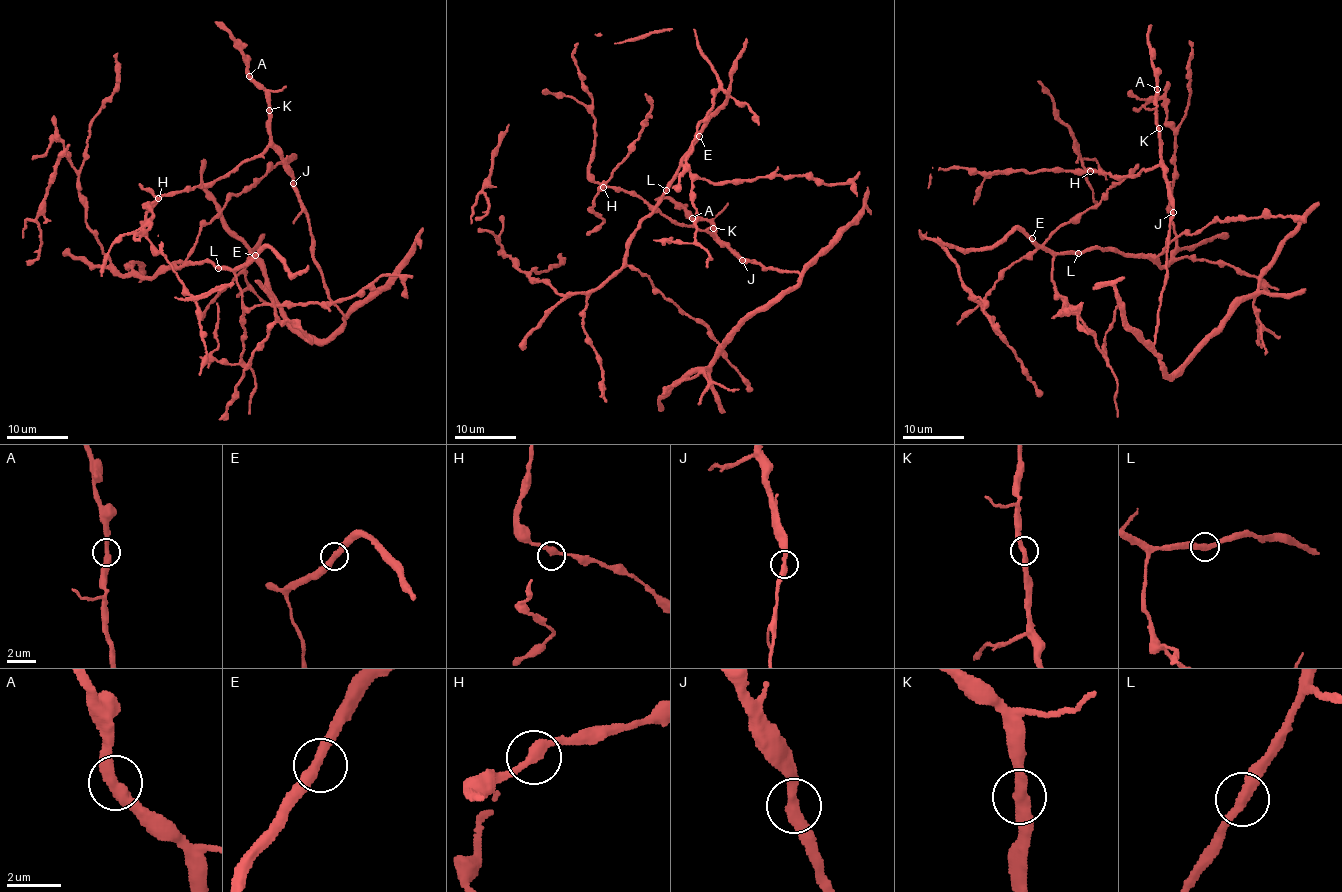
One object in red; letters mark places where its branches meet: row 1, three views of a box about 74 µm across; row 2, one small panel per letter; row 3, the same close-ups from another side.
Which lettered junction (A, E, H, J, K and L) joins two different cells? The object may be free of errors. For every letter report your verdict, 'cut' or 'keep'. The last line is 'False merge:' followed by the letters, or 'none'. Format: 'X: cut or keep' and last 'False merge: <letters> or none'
A: keep
E: keep
H: keep
J: keep
K: keep
L: keep
False merge: none

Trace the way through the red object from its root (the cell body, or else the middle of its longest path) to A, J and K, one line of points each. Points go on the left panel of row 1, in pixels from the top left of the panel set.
A: (367, 298), (345, 315), (329, 297), (313, 257), (309, 214), (293, 171), (272, 142), (267, 93), (249, 76)
J: (367, 298), (345, 315), (329, 297), (323, 273), (313, 257), (309, 214), (293, 183)
K: (367, 298), (345, 315), (329, 297), (313, 257), (309, 214), (293, 171), (272, 142), (269, 109)

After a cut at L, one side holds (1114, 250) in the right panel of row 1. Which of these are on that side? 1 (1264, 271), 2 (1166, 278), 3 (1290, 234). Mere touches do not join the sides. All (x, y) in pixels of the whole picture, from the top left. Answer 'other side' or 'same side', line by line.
1: other side
2: other side
3: other side

